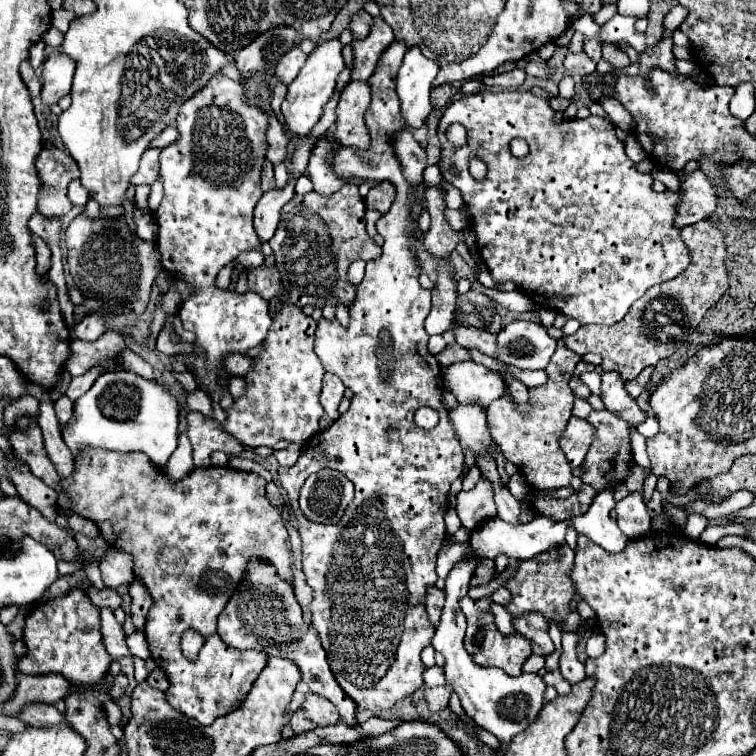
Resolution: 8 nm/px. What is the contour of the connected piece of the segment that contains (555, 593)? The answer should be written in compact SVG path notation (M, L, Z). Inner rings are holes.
M557 546L543 554L537 554L529 560L519 560L515 574L505 582L505 588L511 592L511 602L505 606L511 618L523 616L527 612L539 612L545 616L547 622L555 622L563 628L563 632L575 632L581 624L577 612L571 610L571 600L575 594L575 586L569 578L573 568L575 552L569 546Z

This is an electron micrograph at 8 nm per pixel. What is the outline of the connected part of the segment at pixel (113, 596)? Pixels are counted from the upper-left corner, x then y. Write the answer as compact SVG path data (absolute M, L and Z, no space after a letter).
M91 586L91 588L87 590L87 596L91 598L93 606L99 606L99 608L111 608L111 610L115 610L117 606L121 606L121 596L119 596L117 590L113 590L113 588L97 590L95 586Z

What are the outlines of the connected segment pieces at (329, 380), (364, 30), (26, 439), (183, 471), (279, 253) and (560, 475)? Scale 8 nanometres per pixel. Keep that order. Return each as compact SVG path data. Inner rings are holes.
M327 372L325 378L323 378L321 406L323 406L325 414L329 414L333 420L339 418L337 408L339 408L339 402L341 402L341 398L343 398L343 394L345 394L345 386L343 386L343 382L341 382L335 374L329 374L329 372Z
M359 10L357 14L353 14L353 18L349 22L349 30L351 30L353 38L361 40L361 38L365 38L369 34L371 24L373 24L373 16L369 16L365 10Z
M36 418L31 419L31 423L25 430L13 431L8 437L9 443L13 446L15 454L31 468L31 472L41 478L45 484L49 484L53 490L61 490L59 486L59 474L55 472L53 464L47 458L47 452L43 448L43 438L41 438L41 428Z
M183 432L179 436L177 450L173 452L173 456L169 458L169 462L165 466L165 472L169 472L169 476L175 480L175 478L187 476L187 472L191 472L193 468L195 466L193 466L193 456L191 456L191 442L187 438L187 432Z
M347 182L339 192L331 196L323 196L317 192L309 194L295 194L291 202L287 202L281 210L281 222L275 232L275 236L269 240L269 246L275 254L275 266L281 272L283 284L287 292L291 294L291 302L297 304L299 308L313 304L323 308L325 304L337 306L345 304L351 306L351 300L355 298L355 286L347 282L347 268L353 260L365 260L369 262L371 258L379 258L381 246L375 244L375 240L367 234L365 230L365 202L359 196L357 184Z
M565 346L557 348L545 368L549 376L547 384L531 388L531 414L519 414L519 410L511 406L511 398L507 398L507 394L491 402L491 406L487 408L493 440L499 444L503 456L513 462L519 472L525 474L527 484L535 490L559 490L563 486L569 486L571 482L571 466L567 464L565 454L559 450L559 436L563 434L573 408L575 394L569 388L569 380L579 360L581 356L573 350L567 350Z

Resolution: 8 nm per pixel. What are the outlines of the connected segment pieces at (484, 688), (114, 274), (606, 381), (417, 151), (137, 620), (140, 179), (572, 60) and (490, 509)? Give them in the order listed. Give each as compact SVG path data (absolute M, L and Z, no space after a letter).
M469 554L463 556L445 578L445 604L443 614L437 626L437 632L433 636L433 648L439 650L445 656L445 680L449 688L459 696L463 710L467 716L471 716L481 728L495 734L501 742L511 742L511 738L519 732L523 732L539 714L543 706L543 692L545 684L539 674L521 674L517 678L507 676L499 668L481 668L473 662L473 658L463 648L465 638L465 616L459 608L459 598L467 596L469 580L479 564L479 556Z
M79 214L65 232L67 238L67 264L75 286L83 296L93 298L105 306L129 308L135 314L143 314L149 304L149 292L155 276L161 272L159 250L153 242L133 240L135 232L123 222L91 220Z
M613 372L601 374L601 400L605 404L605 410L619 414L619 418L623 418L633 426L639 426L647 418L639 410L635 398L631 398L623 388L623 380L619 374L613 374Z
M403 128L399 134L393 134L393 150L399 158L399 164L403 166L403 176L411 186L417 186L423 182L423 170L425 170L425 150L415 142L411 132Z
M133 580L133 582L131 582L129 594L131 594L129 618L131 618L131 622L135 624L135 628L137 628L139 632L143 632L143 628L145 628L145 616L147 616L149 606L153 604L153 600L151 600L147 588L145 588L139 580Z
M147 148L143 152L139 170L133 174L131 184L153 184L159 178L159 152L155 148Z
M569 52L563 66L565 66L573 76L587 76L587 74L595 72L595 62L593 62L585 52L579 52L579 54Z
M479 478L477 486L471 492L459 492L455 510L461 518L461 526L467 532L473 532L481 520L497 516L491 482L487 482L487 478Z

